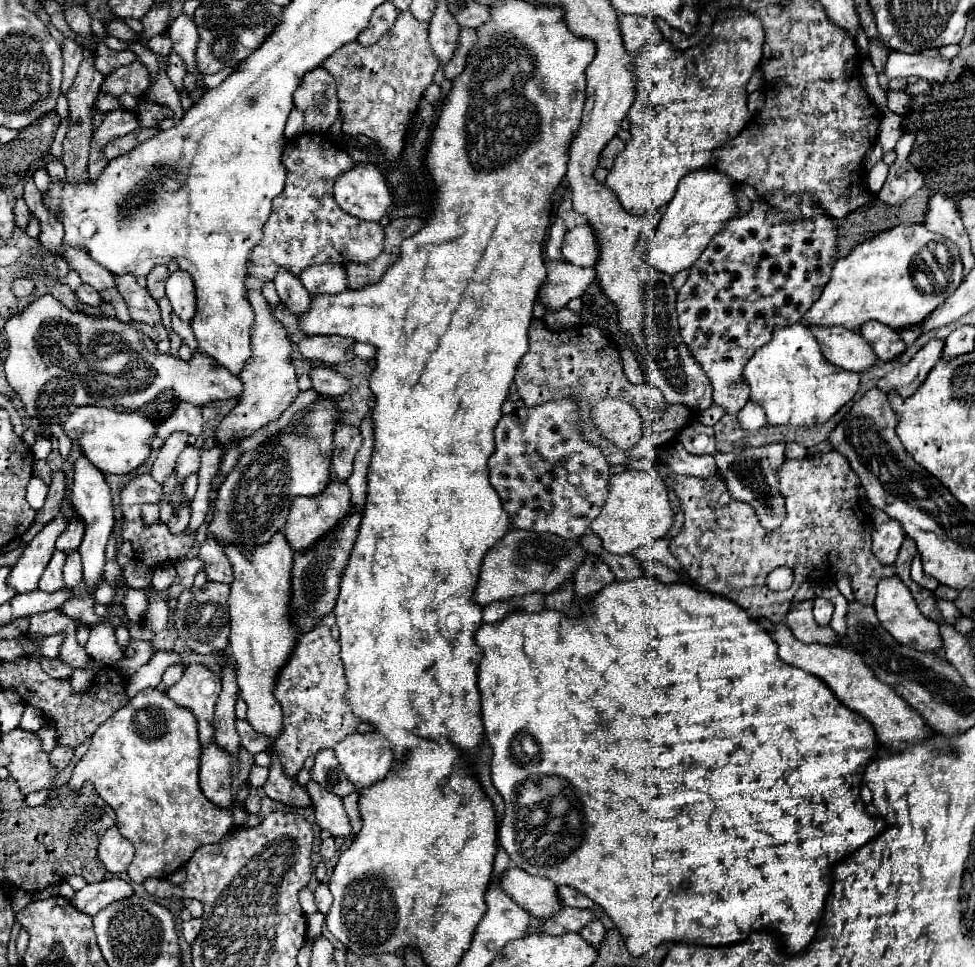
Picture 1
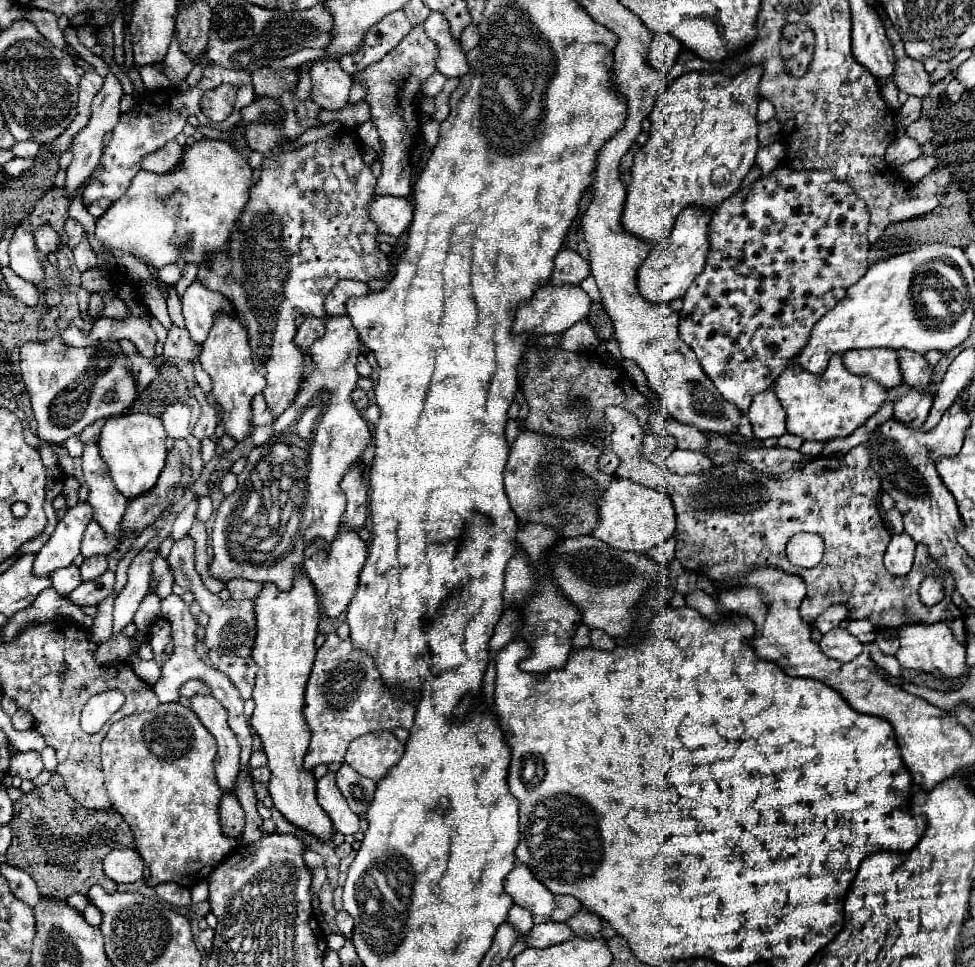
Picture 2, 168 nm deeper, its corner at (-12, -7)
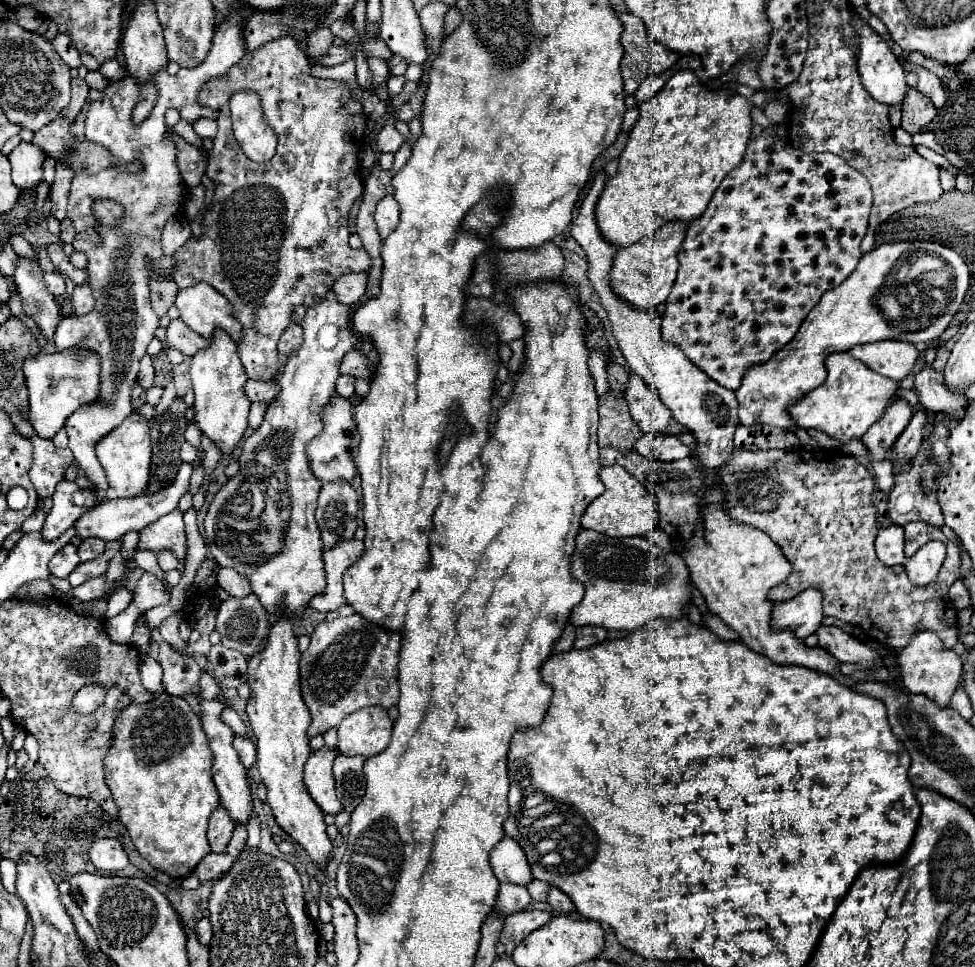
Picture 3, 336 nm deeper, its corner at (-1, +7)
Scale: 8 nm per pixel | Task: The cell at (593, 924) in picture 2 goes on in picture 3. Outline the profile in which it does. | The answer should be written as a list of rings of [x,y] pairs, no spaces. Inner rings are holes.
[[[555,886],[549,888],[549,896],[547,896],[547,902],[549,906],[555,910],[555,912],[561,912],[561,914],[569,914],[575,910],[573,902],[569,896],[565,896],[561,890],[557,890]]]

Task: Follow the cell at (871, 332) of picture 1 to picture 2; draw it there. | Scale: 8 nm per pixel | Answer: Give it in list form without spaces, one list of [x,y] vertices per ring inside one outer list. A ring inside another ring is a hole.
[[[896,350],[898,362],[900,362],[900,372],[906,384],[918,388],[918,390],[928,390],[930,384],[930,364],[924,360],[922,354],[912,352],[912,350]]]

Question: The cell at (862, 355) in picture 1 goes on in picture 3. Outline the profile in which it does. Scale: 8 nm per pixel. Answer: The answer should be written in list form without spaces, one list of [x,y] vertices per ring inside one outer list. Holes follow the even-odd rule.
[[[881,340],[875,344],[859,344],[859,348],[851,348],[849,354],[861,360],[871,370],[875,370],[877,374],[897,382],[913,374],[915,360],[919,356],[913,344],[893,342],[893,340],[889,342]]]

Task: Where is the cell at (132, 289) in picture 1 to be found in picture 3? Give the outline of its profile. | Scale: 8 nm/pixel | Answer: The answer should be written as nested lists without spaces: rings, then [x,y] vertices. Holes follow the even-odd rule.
[[[173,320],[167,328],[167,342],[177,348],[179,352],[183,352],[185,356],[195,356],[195,352],[205,350],[209,344],[203,336],[199,336],[197,332],[191,332],[191,328],[187,328],[183,324],[183,320]]]

